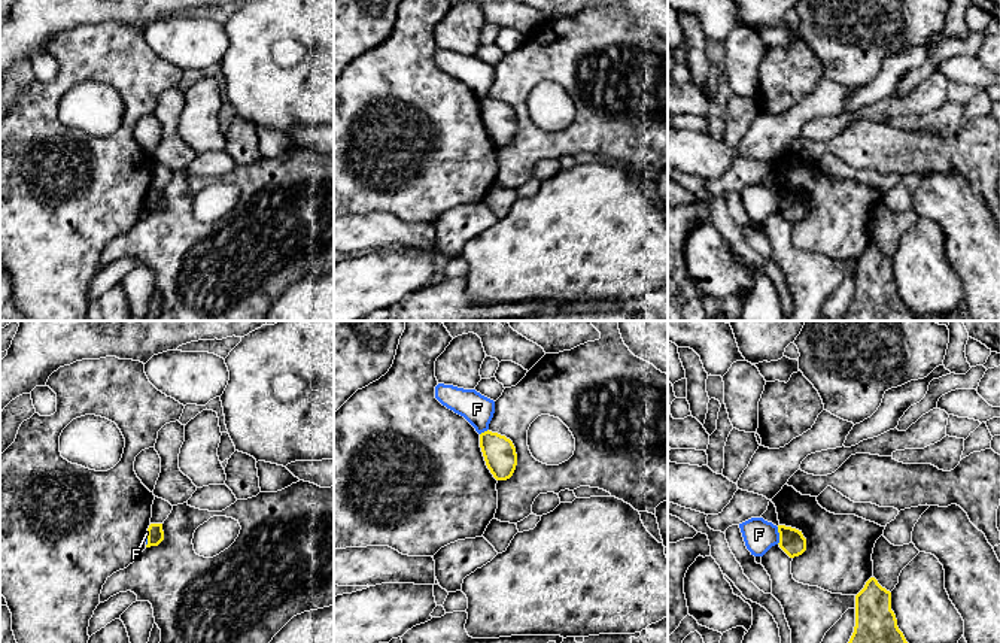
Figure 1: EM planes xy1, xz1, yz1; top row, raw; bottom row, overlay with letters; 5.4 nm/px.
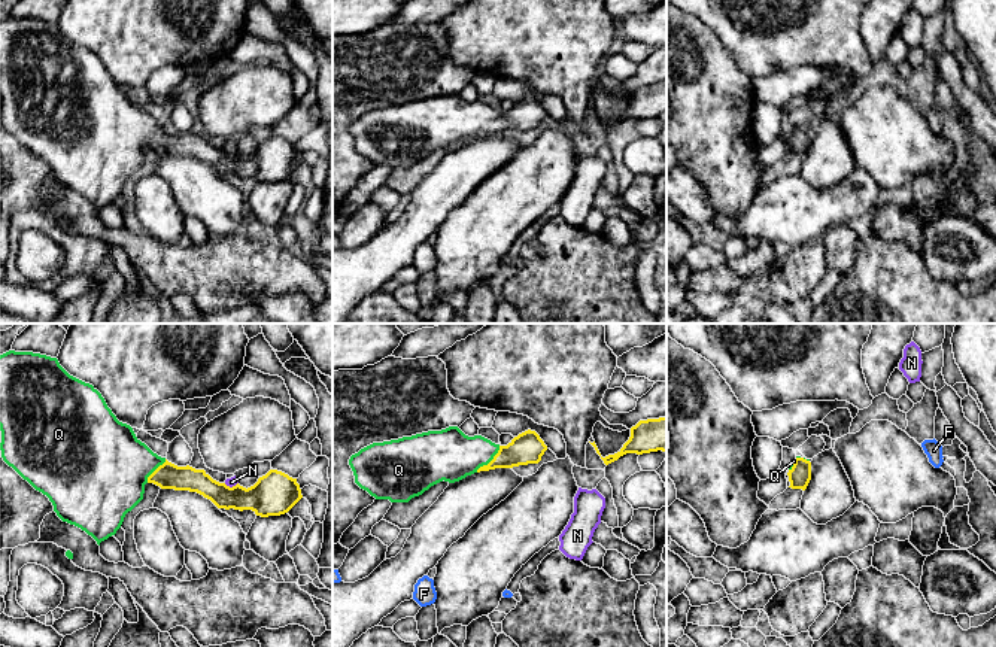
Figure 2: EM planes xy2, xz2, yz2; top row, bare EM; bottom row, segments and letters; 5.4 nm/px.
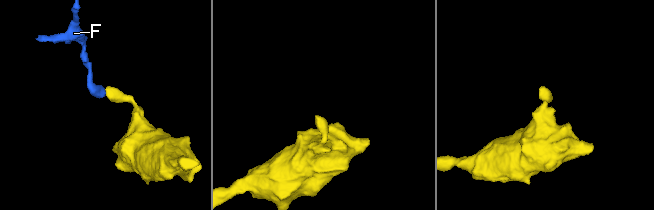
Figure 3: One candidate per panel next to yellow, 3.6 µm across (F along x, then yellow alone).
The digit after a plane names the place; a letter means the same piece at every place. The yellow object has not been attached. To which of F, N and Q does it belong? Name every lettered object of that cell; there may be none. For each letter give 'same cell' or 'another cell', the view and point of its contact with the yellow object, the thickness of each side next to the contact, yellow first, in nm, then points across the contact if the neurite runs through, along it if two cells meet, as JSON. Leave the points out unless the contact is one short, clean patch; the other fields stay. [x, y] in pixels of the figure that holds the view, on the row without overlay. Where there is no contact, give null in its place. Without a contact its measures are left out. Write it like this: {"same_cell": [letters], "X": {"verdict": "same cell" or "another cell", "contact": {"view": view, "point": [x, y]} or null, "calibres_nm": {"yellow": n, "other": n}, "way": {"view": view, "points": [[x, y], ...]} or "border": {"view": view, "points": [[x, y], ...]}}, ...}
{"same_cell": ["Q"], "F": {"verdict": "another cell", "contact": {"view": "yz1", "point": [780, 202]}, "calibres_nm": {"yellow": 140, "other": 170}, "border": {"view": "yz1", "points": [[777, 193], [778, 209]]}}, "N": {"verdict": "another cell", "contact": {"view": "xy2", "point": [228, 152]}, "calibres_nm": {"yellow": 220, "other": 50}, "border": {"view": "xy2", "points": [[237, 148], [231, 152], [224, 149]]}}, "Q": {"verdict": "same cell", "contact": {"view": "xz2", "point": [491, 127]}, "calibres_nm": {"yellow": 170, "other": 280}, "way": {"view": "xz2", "points": [[527, 114], [491, 127], [485, 121], [449, 121]]}}}

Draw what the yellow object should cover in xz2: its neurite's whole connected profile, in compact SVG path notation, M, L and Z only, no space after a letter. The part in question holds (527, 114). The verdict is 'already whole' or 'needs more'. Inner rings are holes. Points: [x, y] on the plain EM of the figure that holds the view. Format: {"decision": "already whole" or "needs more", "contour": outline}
{"decision": "needs more", "contour": "M449 92L373 109L352 121L349 131L355 149L376 165L409 168L443 146L455 149L480 137L538 130L546 116L531 95L499 112Z"}

